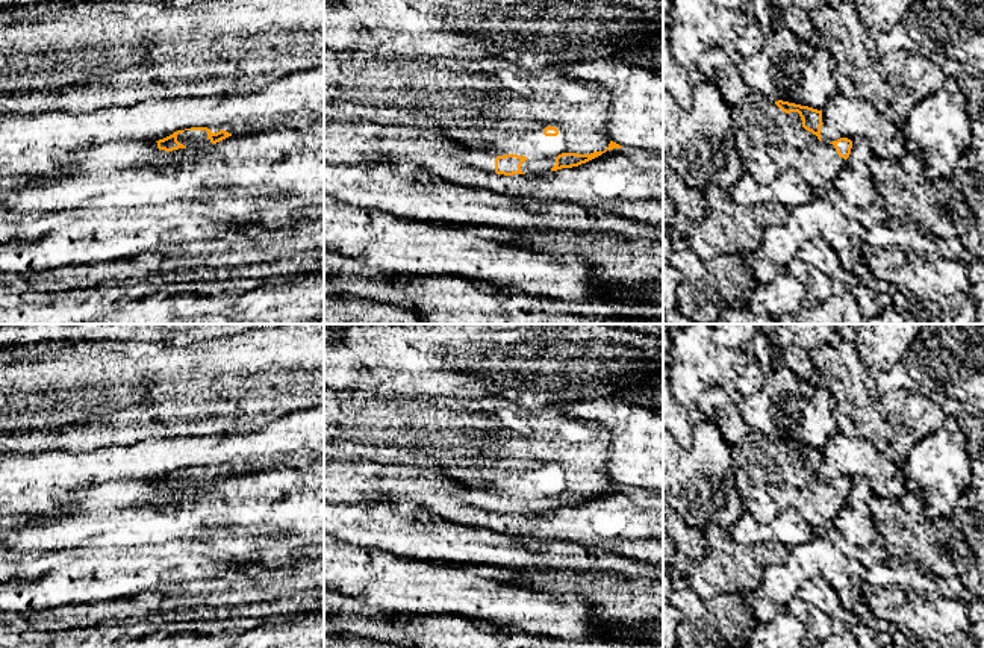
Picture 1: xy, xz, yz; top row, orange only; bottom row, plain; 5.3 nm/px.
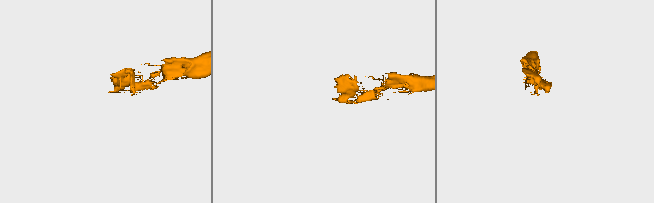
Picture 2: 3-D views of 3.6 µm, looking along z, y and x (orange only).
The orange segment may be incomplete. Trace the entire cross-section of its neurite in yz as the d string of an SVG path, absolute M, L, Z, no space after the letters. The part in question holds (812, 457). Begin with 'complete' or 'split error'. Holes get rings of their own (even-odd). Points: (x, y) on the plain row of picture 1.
split error | M751 431L731 447L733 474L745 510L760 524L769 525L780 513L795 509L814 530L833 522L851 494L852 480L821 478L822 450L789 441L772 441L760 431Z

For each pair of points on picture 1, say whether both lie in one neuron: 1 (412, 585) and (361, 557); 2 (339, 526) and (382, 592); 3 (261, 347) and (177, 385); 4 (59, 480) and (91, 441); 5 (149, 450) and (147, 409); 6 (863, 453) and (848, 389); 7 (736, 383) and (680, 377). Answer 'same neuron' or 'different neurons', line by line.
1: same neuron
2: different neurons
3: same neuron
4: different neurons
5: different neurons
6: different neurons
7: same neuron

